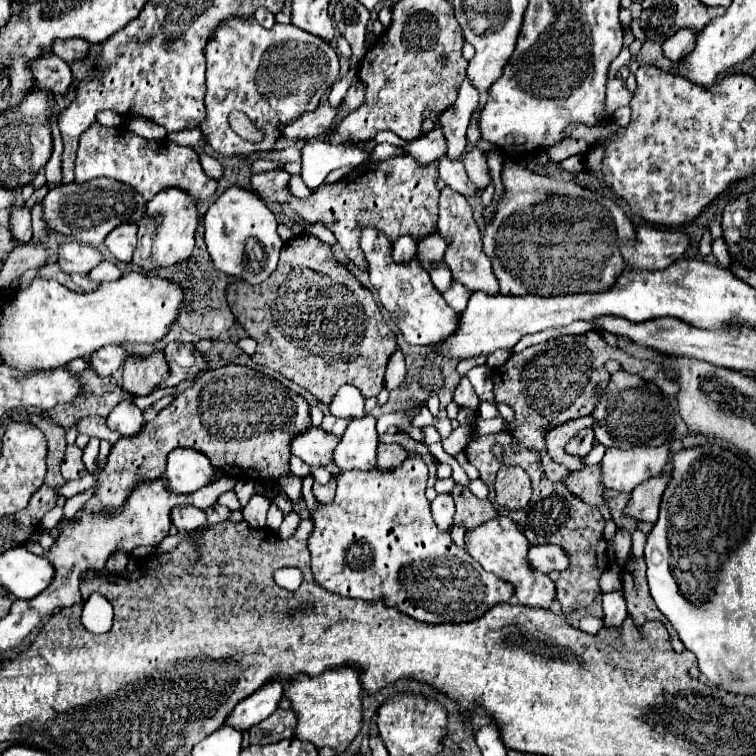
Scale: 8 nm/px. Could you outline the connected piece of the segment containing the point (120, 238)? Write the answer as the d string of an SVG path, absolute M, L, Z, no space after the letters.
M123 223L115 227L111 235L107 235L105 245L109 251L123 263L131 263L133 251L135 251L135 239L137 239L137 225L133 223Z

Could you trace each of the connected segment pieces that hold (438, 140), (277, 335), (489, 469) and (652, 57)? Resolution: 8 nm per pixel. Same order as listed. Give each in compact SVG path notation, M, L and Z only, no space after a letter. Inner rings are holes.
M435 125L425 137L411 141L405 147L405 151L409 155L415 155L415 159L419 159L421 163L429 163L429 161L439 159L447 151L447 141L445 141L441 125Z
M299 239L289 241L281 251L279 267L267 283L249 285L241 279L229 283L227 301L241 327L257 341L257 351L253 355L255 363L279 371L313 393L319 401L331 403L337 389L347 383L355 385L363 397L379 395L383 389L385 365L391 351L397 347L397 339L383 321L373 295L343 265L333 261L333 253L325 243L317 241L317 249L307 253Z
M491 433L491 435L481 435L481 437L473 437L471 443L467 445L467 457L469 461L477 467L479 477L487 483L489 487L489 501L495 501L493 497L493 481L495 481L495 473L501 469L501 463L515 463L519 465L519 459L525 457L525 469L531 471L531 483L533 483L533 497L531 497L531 511L525 513L517 511L517 513L509 513L515 523L525 523L527 519L527 539L533 545L543 545L543 543L555 543L561 545L565 551L569 551L571 555L571 567L565 569L559 575L557 581L557 599L561 603L561 611L563 613L571 613L577 605L591 605L591 601L599 595L599 579L601 573L605 571L605 537L603 537L603 529L605 529L605 521L603 515L597 507L587 505L583 499L579 499L577 495L573 495L565 483L551 483L543 469L541 469L541 457L537 449L517 449L515 451L515 437L511 433ZM493 443L501 443L505 447L505 457L501 461L497 461L491 455L491 445Z
M643 43L643 49L641 53L637 55L637 63L639 65L655 65L655 67L661 67L665 71L677 71L679 69L679 61L671 61L663 55L663 47L659 43Z

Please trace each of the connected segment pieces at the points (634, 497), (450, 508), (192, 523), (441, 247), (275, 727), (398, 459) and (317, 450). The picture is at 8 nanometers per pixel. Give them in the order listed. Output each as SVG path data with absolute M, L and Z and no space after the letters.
M671 471L663 475L655 475L647 481L643 481L639 487L631 491L631 501L627 505L627 515L639 519L639 521L649 521L655 523L659 517L659 505L663 491L667 489L671 481Z
M441 493L431 501L431 511L433 511L433 519L439 525L439 529L447 531L453 527L453 513L455 513L455 505L453 505L453 497L451 493Z
M181 505L171 511L171 521L179 531L195 531L203 525L207 525L207 515L203 509L193 505Z
M429 235L429 239L421 239L417 243L417 255L419 255L419 263L423 265L425 271L433 269L435 261L443 259L443 251L445 251L447 243L443 243L441 235Z
M277 709L265 721L253 725L249 729L249 739L253 745L269 745L279 743L283 739L291 739L295 735L297 715L291 709Z
M379 443L377 467L379 469L399 467L407 457L409 457L409 453L401 445L397 445L397 443Z
M309 427L305 435L299 435L291 443L291 453L303 459L307 465L329 465L333 463L333 451L341 437L323 431L321 427Z

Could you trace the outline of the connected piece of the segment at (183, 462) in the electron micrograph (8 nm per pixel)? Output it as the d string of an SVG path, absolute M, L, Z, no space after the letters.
M175 449L169 453L165 479L175 493L193 493L213 481L223 473L213 467L213 463L195 449Z

